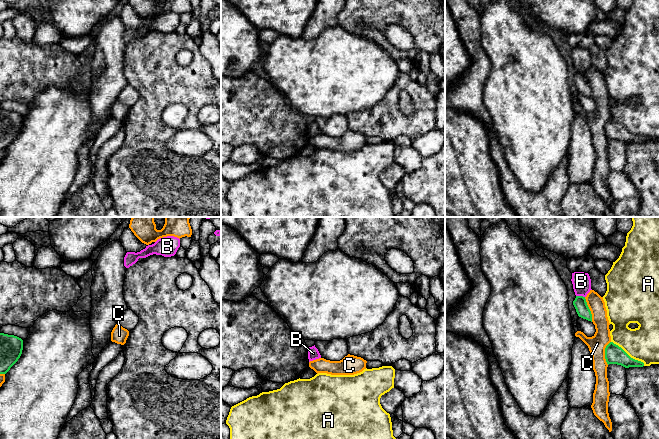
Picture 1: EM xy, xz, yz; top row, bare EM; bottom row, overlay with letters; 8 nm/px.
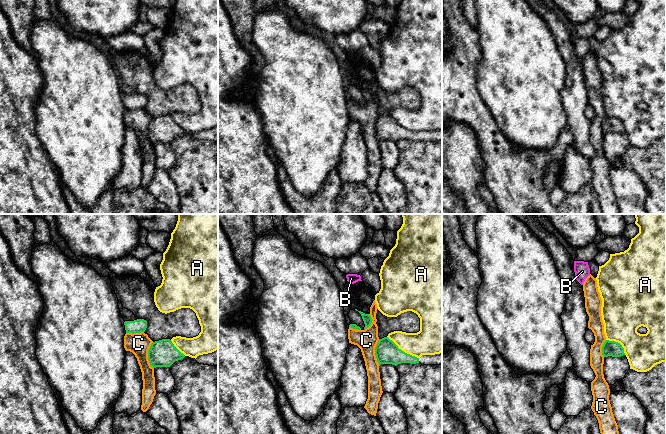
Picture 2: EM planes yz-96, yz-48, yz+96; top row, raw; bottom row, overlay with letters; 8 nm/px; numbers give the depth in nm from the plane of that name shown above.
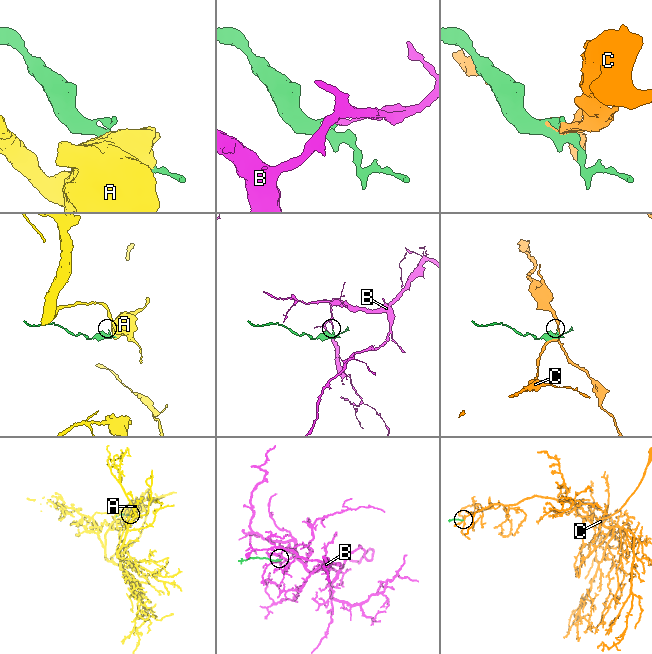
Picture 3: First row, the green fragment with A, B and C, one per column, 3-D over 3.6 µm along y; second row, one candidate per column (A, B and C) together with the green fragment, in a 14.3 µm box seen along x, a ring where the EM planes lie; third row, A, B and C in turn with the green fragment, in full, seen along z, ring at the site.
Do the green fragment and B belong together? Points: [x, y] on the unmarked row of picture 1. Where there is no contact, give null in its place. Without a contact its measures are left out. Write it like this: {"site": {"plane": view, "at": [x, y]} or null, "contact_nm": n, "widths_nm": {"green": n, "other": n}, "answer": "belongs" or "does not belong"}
{"site": {"plane": "yz", "at": [580, 72]}, "contact_nm": 70, "widths_nm": {"green": 110, "other": 150}, "answer": "does not belong"}

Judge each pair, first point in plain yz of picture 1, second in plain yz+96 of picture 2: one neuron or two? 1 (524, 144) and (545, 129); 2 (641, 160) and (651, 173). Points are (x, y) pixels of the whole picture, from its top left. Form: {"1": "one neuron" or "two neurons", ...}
{"1": "one neuron", "2": "one neuron"}

